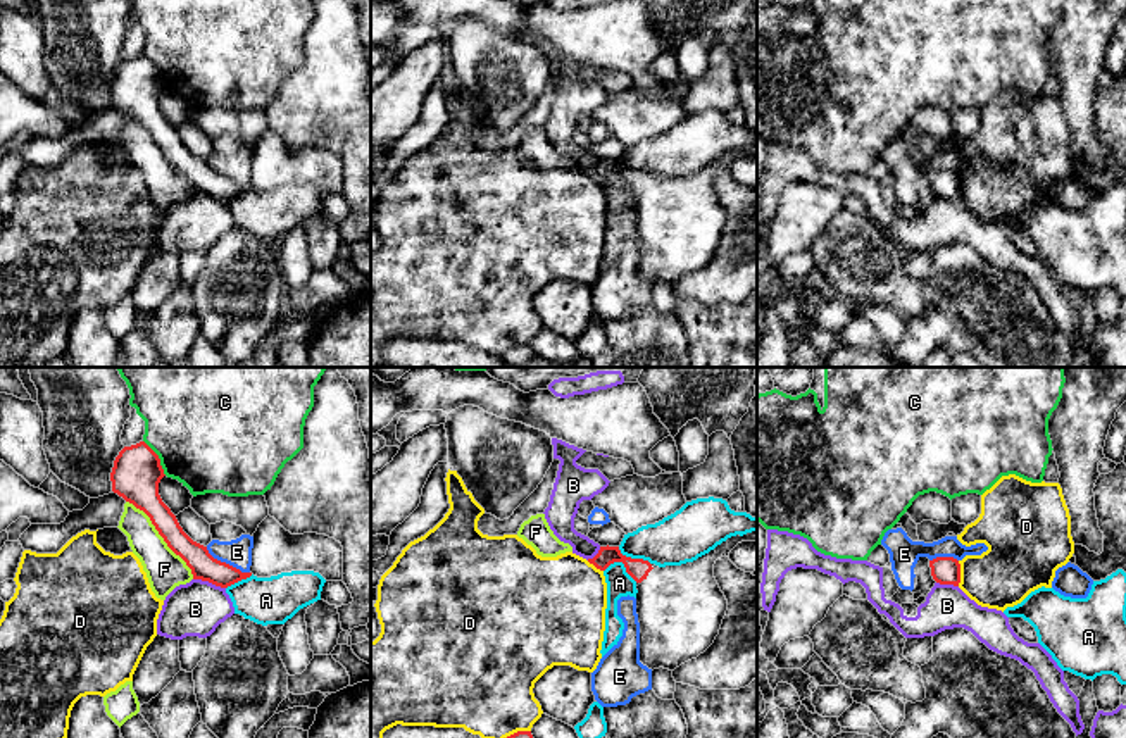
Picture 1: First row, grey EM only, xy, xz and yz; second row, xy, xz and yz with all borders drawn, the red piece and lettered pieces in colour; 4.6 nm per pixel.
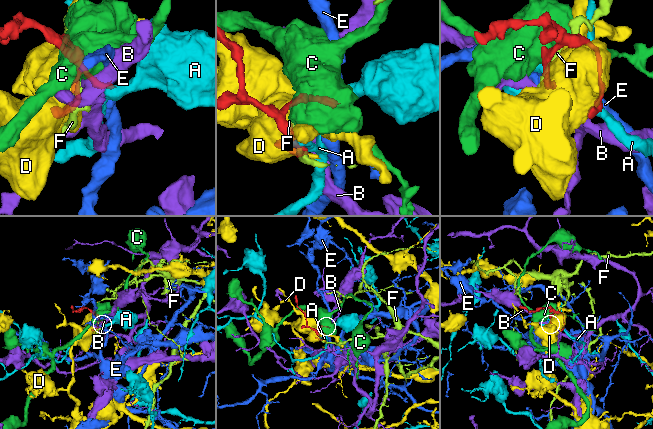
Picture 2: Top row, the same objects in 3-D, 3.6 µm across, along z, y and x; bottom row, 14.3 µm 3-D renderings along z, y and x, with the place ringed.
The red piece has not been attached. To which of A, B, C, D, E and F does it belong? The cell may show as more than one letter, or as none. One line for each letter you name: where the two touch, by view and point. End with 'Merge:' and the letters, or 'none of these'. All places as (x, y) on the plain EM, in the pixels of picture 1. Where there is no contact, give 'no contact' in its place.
Merge: none of these

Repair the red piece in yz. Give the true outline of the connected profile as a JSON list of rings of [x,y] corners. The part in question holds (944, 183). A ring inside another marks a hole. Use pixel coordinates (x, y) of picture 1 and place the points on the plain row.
[[[936,171],[929,174],[931,190],[940,198],[954,198],[960,197],[960,178],[954,171]]]

